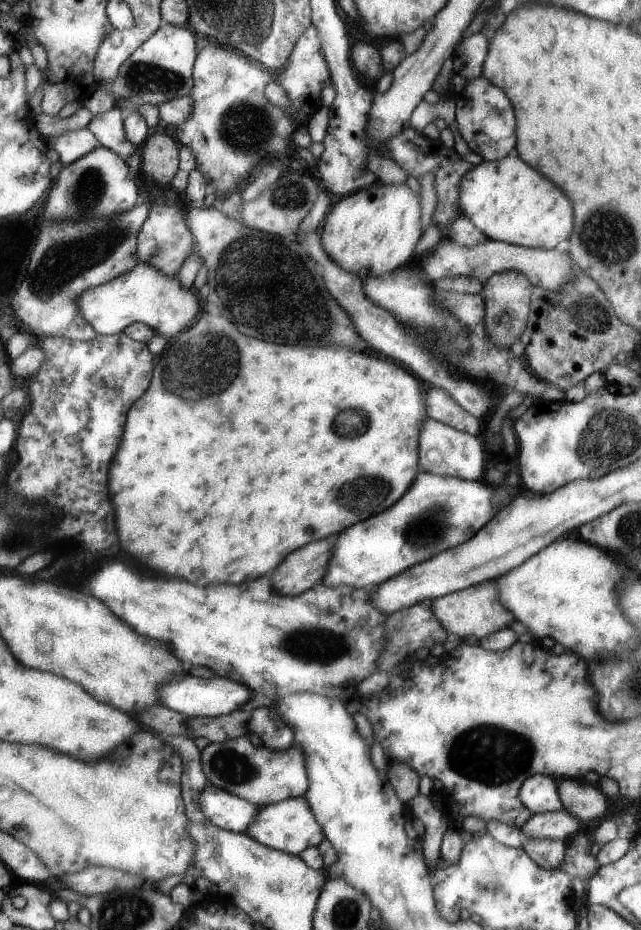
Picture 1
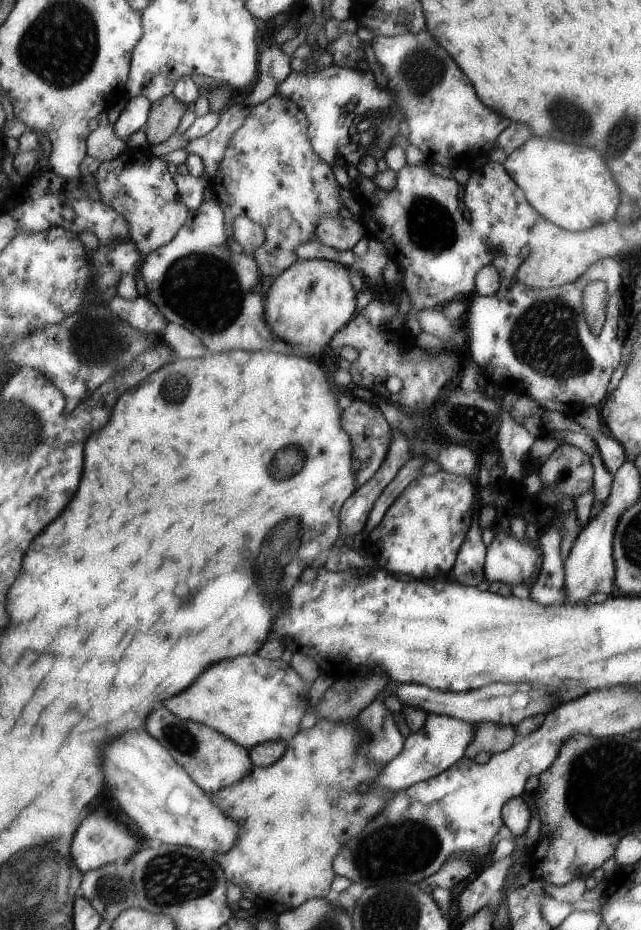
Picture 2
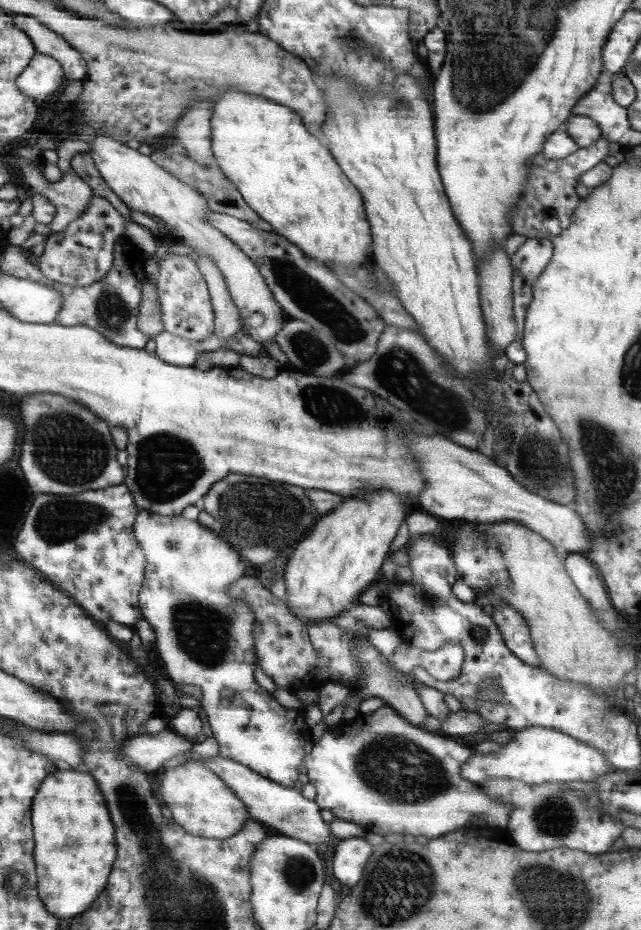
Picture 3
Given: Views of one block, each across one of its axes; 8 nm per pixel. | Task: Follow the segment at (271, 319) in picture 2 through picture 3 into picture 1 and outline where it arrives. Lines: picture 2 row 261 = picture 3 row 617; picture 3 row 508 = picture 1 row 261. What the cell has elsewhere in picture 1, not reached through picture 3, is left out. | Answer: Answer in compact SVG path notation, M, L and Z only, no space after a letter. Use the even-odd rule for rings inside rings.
M378 181L367 189L334 199L325 221L321 240L328 256L345 271L358 276L388 275L412 256L423 234L421 198L406 183L385 185Z

